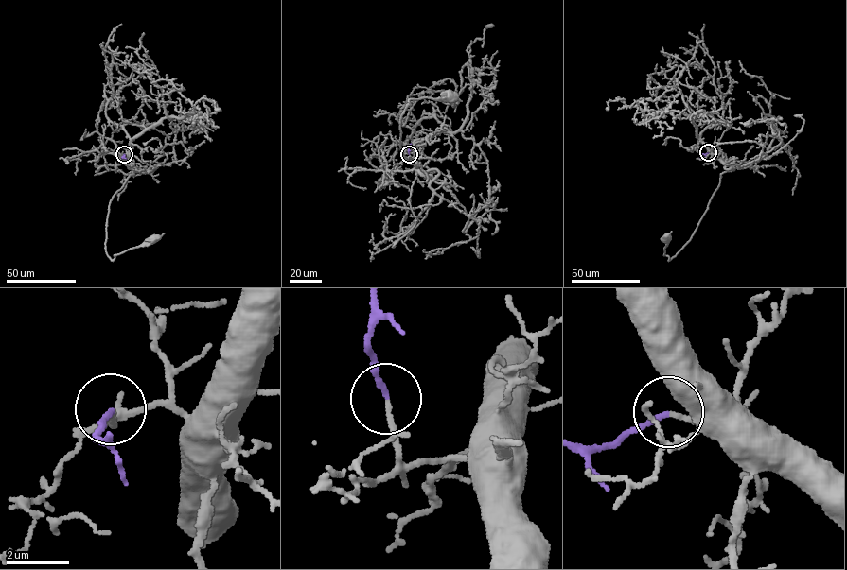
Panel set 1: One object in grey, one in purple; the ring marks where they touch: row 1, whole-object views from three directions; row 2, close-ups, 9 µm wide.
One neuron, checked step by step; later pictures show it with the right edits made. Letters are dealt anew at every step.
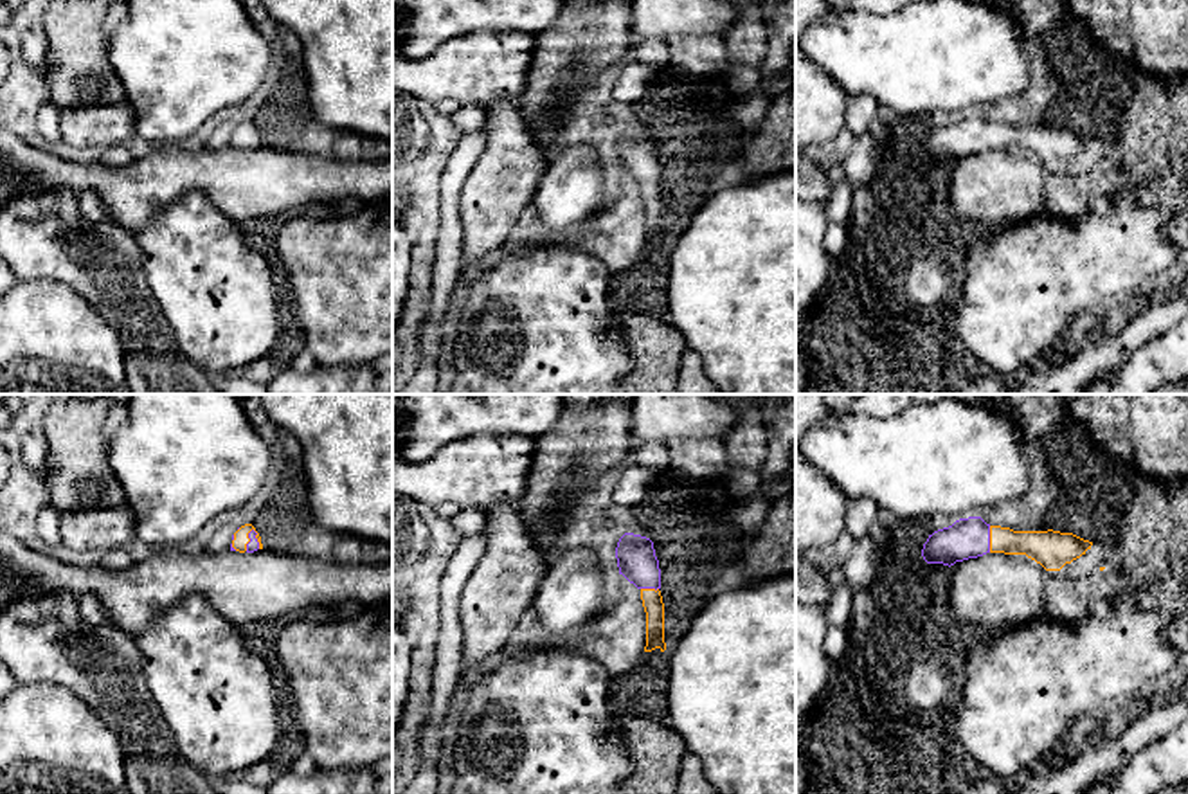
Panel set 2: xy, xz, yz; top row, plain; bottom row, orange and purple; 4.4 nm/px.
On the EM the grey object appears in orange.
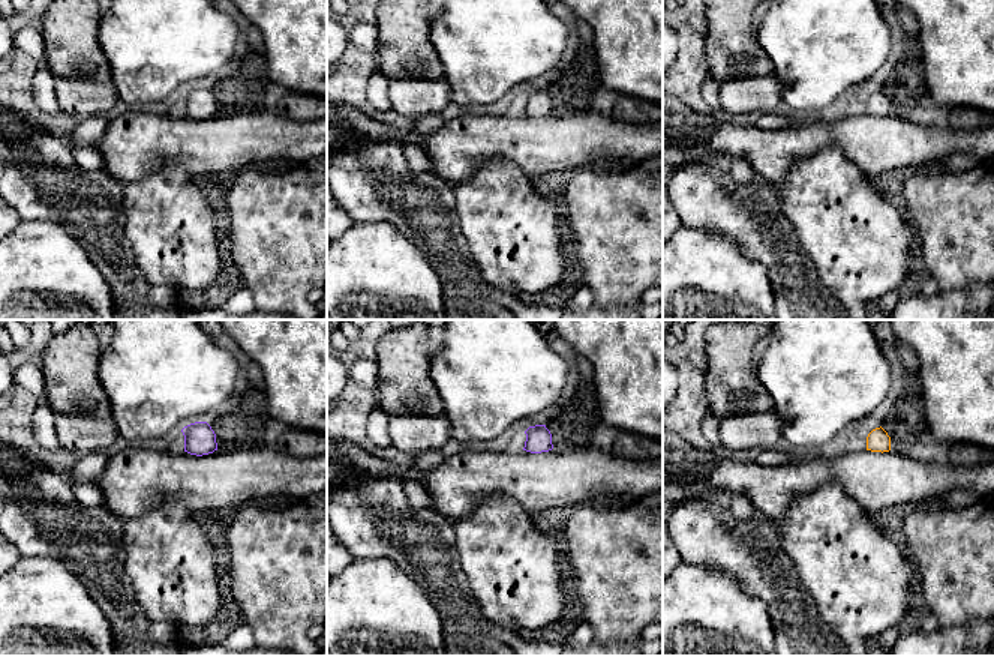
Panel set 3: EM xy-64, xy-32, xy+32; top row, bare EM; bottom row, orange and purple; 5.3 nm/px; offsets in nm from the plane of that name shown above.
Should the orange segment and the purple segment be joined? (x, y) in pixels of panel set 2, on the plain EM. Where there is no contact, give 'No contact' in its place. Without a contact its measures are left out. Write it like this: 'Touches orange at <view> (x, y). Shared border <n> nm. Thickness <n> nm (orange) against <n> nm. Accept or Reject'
Touches orange at xy (249, 135). Shared border 110 nm. Thickness 70 nm (orange) against 50 nm. Accept

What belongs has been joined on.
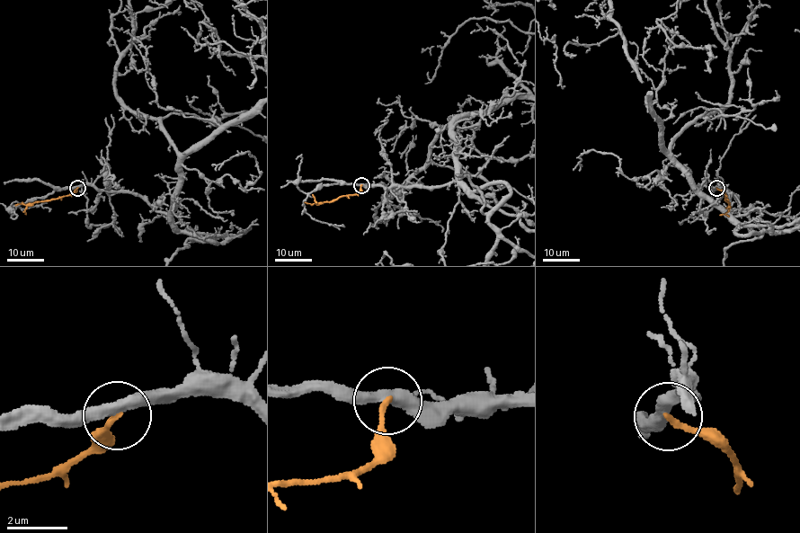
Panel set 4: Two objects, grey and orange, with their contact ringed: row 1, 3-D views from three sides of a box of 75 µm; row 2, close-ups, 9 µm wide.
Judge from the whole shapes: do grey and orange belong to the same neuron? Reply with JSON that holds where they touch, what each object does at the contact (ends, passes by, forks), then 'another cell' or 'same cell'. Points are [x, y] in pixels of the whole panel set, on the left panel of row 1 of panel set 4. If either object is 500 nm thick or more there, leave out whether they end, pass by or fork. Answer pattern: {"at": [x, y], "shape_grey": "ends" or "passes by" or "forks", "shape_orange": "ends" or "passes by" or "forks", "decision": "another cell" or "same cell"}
{"at": [77, 188], "shape_grey": "passes by", "shape_orange": "ends", "decision": "another cell"}

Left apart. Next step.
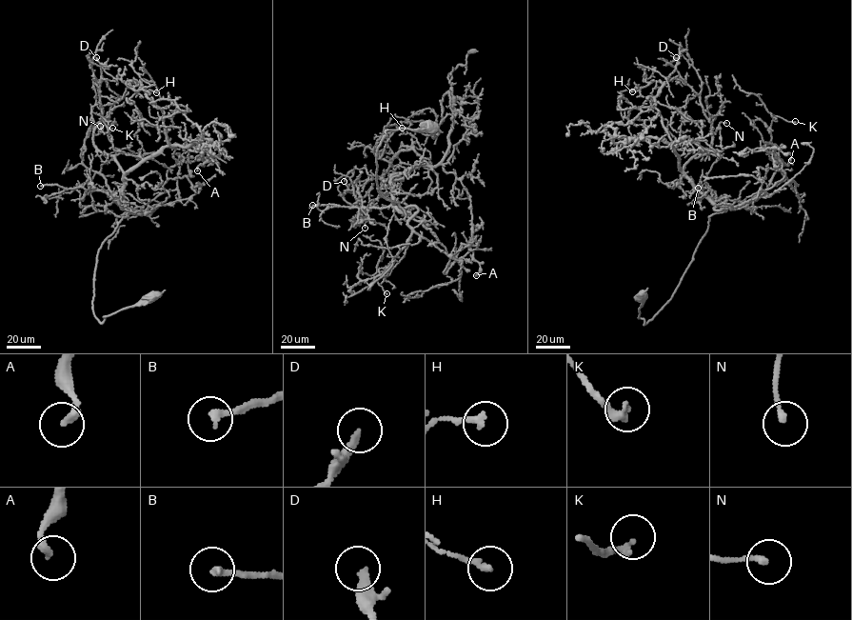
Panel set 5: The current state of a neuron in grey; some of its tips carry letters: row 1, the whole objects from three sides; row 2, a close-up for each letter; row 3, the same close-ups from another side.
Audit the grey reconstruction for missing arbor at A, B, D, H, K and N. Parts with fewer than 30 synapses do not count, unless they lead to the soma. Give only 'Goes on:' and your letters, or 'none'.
Goes on: B

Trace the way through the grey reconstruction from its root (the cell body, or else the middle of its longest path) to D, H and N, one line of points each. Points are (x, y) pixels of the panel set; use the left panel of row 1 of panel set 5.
D: (154, 296), (94, 315), (99, 249), (141, 214), (123, 207), (122, 170), (93, 142), (96, 57)
H: (154, 296), (94, 315), (99, 249), (141, 214), (124, 177), (168, 145), (126, 83), (156, 92)
N: (154, 296), (94, 315), (99, 249), (141, 214), (121, 205), (100, 126)

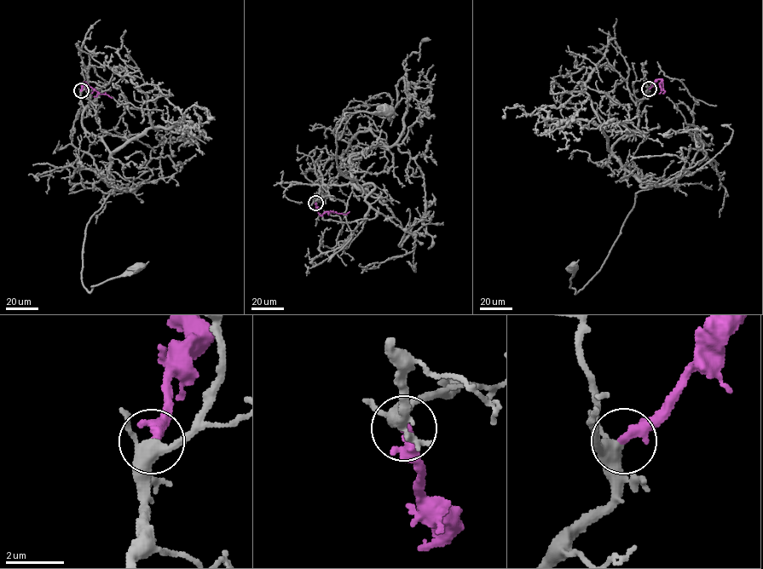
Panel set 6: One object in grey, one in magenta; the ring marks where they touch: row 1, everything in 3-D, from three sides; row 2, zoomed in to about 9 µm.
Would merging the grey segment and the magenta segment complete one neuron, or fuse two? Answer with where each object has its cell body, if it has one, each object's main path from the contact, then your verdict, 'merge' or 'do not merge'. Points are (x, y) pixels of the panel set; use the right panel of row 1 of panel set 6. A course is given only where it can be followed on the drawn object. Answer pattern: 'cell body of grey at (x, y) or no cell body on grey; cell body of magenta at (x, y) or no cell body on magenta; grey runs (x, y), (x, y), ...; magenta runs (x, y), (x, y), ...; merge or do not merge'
cell body of grey at (573, 266); no cell body on magenta; grey runs (649, 89), (638, 127), (611, 150), (640, 186), (653, 186), (636, 194), (600, 270), (575, 293), (573, 267); magenta runs (649, 89), (661, 79), (659, 83), (664, 91), (662, 94); merge

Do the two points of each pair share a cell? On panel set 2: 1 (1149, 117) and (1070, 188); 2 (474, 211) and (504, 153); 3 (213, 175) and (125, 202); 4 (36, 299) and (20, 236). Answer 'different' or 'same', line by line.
1: same
2: same
3: same
4: different

